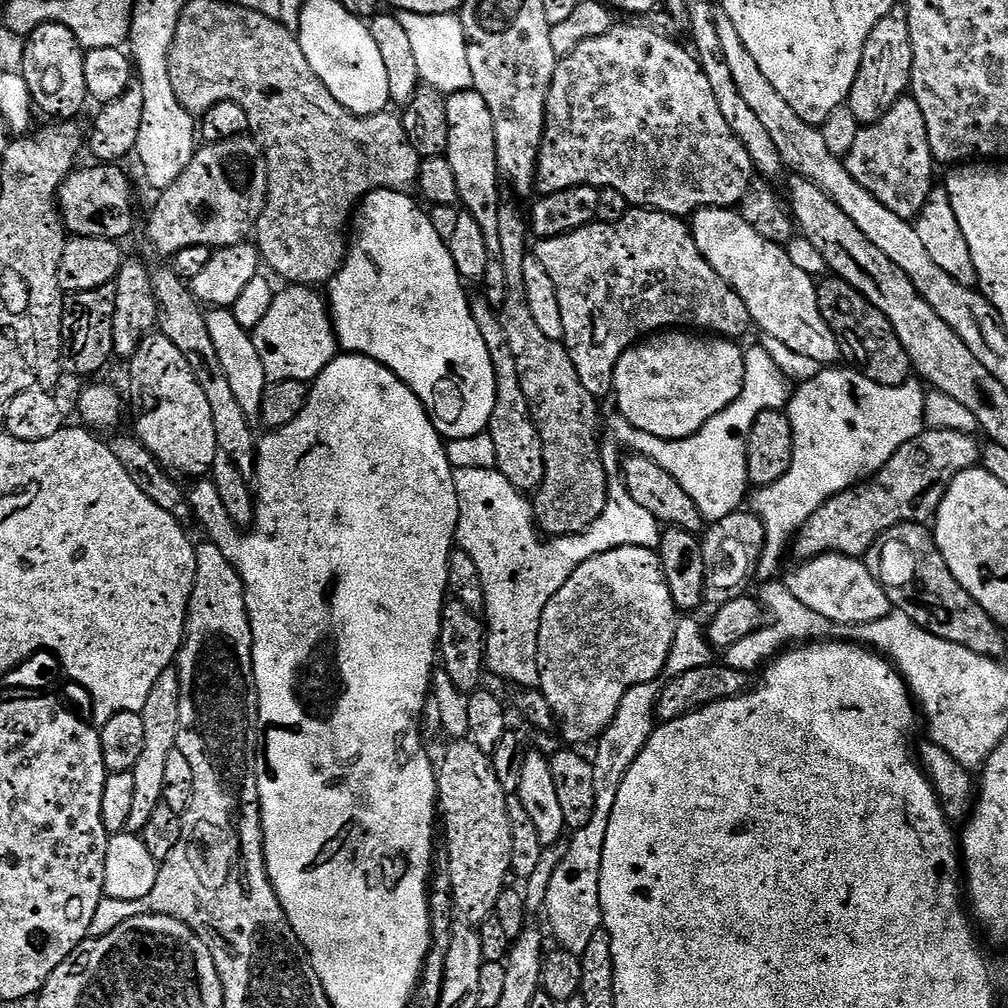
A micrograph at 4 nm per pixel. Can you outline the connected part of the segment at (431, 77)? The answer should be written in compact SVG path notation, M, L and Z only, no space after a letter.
M400 12L400 21L409 35L414 59L418 61L418 74L425 85L451 94L472 88L470 62L466 58L468 41L464 38L464 27L456 14L418 14Z

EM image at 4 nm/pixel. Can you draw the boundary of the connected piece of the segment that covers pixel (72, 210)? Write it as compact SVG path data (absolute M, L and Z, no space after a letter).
M96 162L93 165L93 168L77 167L60 184L60 218L72 236L123 241L123 236L132 228L132 184L127 174L115 163Z

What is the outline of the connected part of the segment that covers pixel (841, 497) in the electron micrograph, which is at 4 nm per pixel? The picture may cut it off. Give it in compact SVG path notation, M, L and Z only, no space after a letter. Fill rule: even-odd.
M934 429L921 432L918 438L906 442L881 466L869 484L860 482L851 490L839 492L830 498L812 515L794 537L796 552L801 561L807 562L823 556L825 552L837 552L843 556L867 557L868 552L876 545L876 540L883 532L899 524L927 525L940 509L942 498L950 486L950 482L967 468L975 468L982 460L982 444L970 433L960 433L958 430Z

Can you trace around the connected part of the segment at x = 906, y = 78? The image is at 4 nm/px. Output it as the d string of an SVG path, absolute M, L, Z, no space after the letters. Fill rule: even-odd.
M897 6L890 10L870 30L866 46L862 50L862 62L858 66L852 93L848 95L846 106L862 126L878 122L894 102L909 91L912 83L912 47L910 46L910 26L907 7Z

